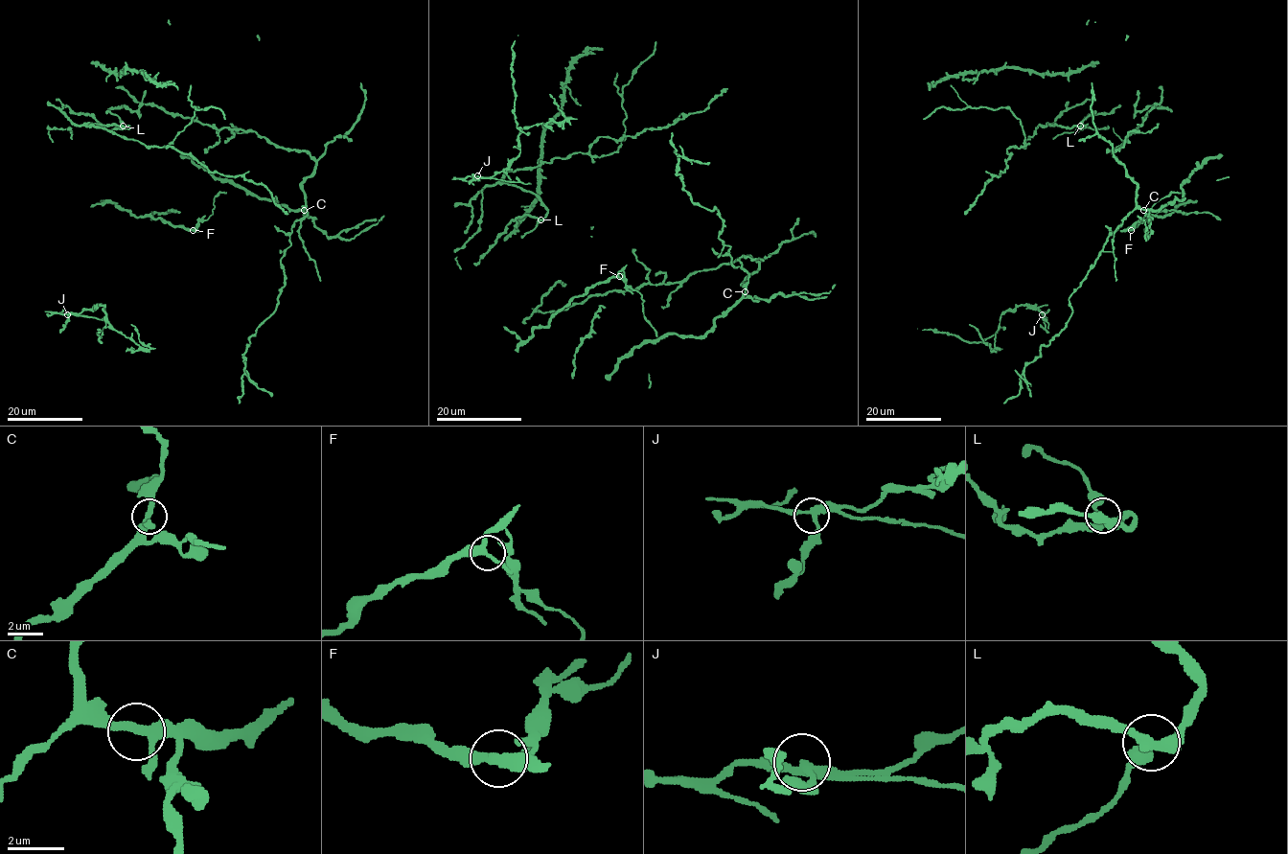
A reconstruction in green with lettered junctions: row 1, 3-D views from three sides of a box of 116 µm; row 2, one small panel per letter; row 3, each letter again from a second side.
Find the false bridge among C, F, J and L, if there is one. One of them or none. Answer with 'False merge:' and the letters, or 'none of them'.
False merge: L

